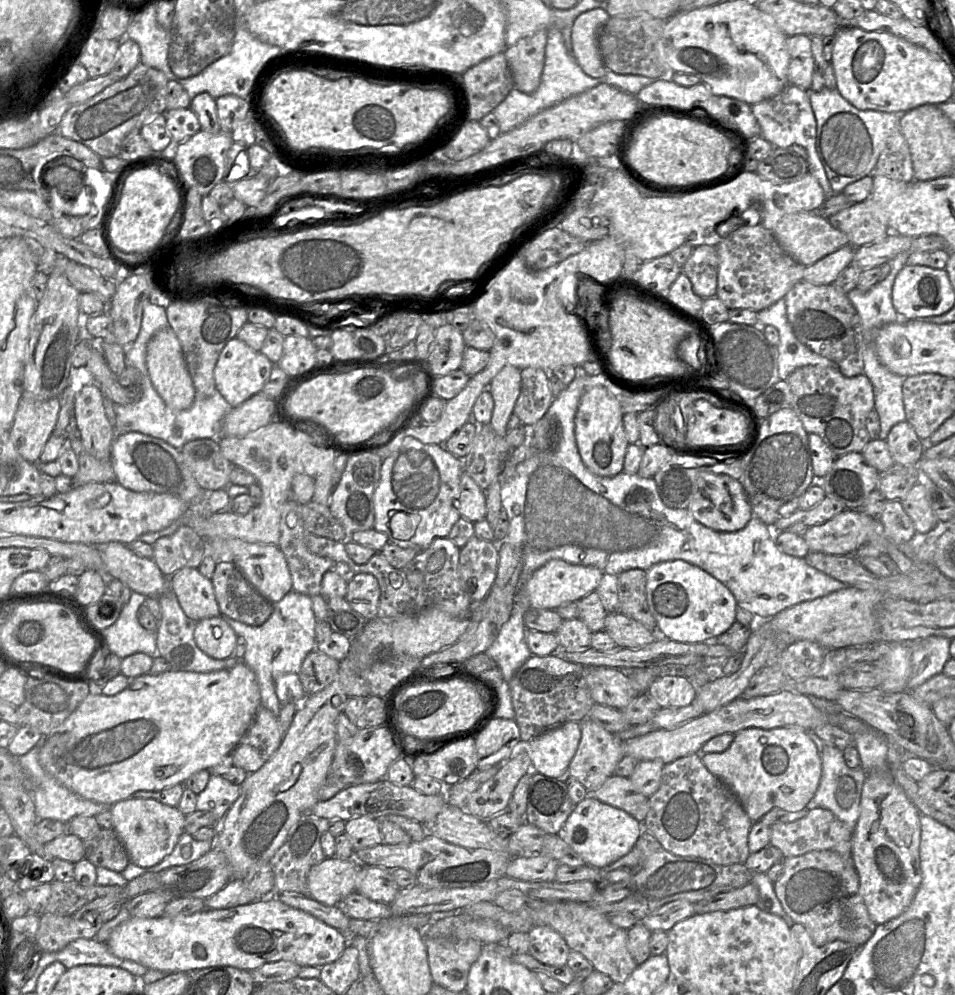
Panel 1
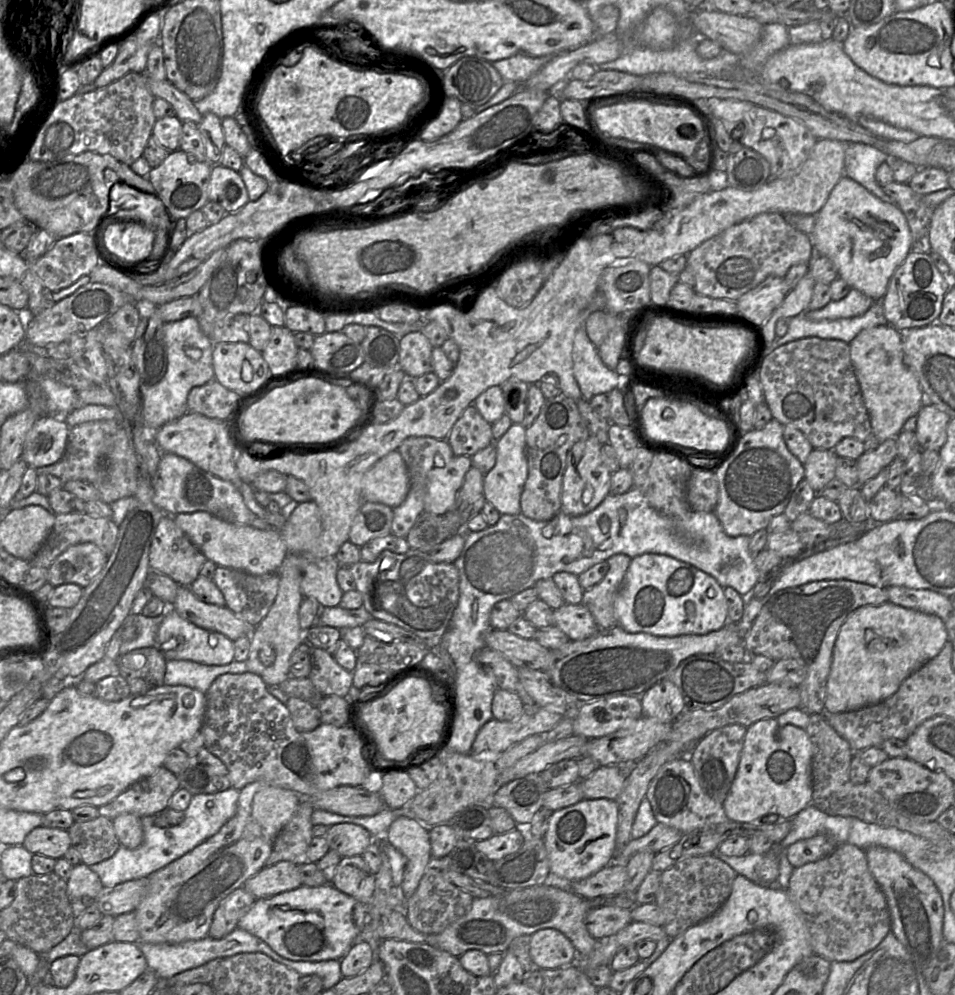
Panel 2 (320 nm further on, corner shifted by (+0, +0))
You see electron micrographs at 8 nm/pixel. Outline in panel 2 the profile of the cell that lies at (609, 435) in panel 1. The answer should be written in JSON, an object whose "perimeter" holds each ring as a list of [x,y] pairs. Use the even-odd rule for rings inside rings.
{"perimeter":[[[590,435],[585,441],[577,442],[567,453],[561,493],[562,513],[569,516],[585,515],[610,494],[611,472],[603,462],[601,447],[602,444]]]}

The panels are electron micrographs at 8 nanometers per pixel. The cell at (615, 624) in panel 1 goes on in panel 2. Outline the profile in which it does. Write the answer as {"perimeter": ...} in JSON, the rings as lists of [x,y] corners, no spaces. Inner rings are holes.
{"perimeter":[[[566,603],[554,610],[553,623],[570,640],[583,640],[600,630],[589,609],[582,603],[577,605]]]}

